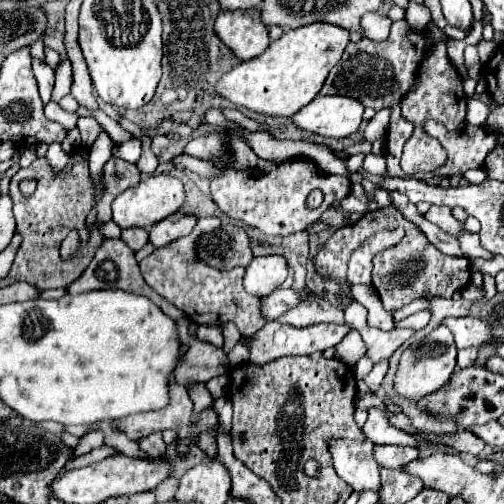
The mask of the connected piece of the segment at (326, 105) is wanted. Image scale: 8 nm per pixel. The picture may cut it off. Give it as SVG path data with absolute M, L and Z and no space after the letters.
M317 96L295 116L295 124L321 136L345 138L359 130L365 106L349 96Z

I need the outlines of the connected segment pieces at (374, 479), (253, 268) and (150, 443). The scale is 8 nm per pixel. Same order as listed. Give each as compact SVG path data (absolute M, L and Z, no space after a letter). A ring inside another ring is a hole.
M333 440L329 442L337 474L357 492L381 492L379 464L373 458L373 444L369 440Z
M281 254L257 256L247 266L243 286L253 296L267 296L285 282L287 272L289 264Z
M161 432L151 434L151 436L145 436L145 438L139 438L137 444L139 444L139 450L143 450L149 456L153 456L153 454L157 456L157 454L165 452L165 442L161 440Z

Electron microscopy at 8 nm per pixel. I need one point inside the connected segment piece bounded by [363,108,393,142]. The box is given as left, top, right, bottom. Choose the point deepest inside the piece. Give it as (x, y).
(377, 127)

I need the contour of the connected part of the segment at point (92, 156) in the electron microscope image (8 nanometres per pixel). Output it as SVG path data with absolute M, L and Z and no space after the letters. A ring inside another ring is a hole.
M103 130L99 136L97 136L97 140L89 146L89 170L93 172L93 174L99 174L101 172L101 168L103 168L103 164L111 158L111 154L113 154L113 142L111 142L111 138L109 138L109 134Z

